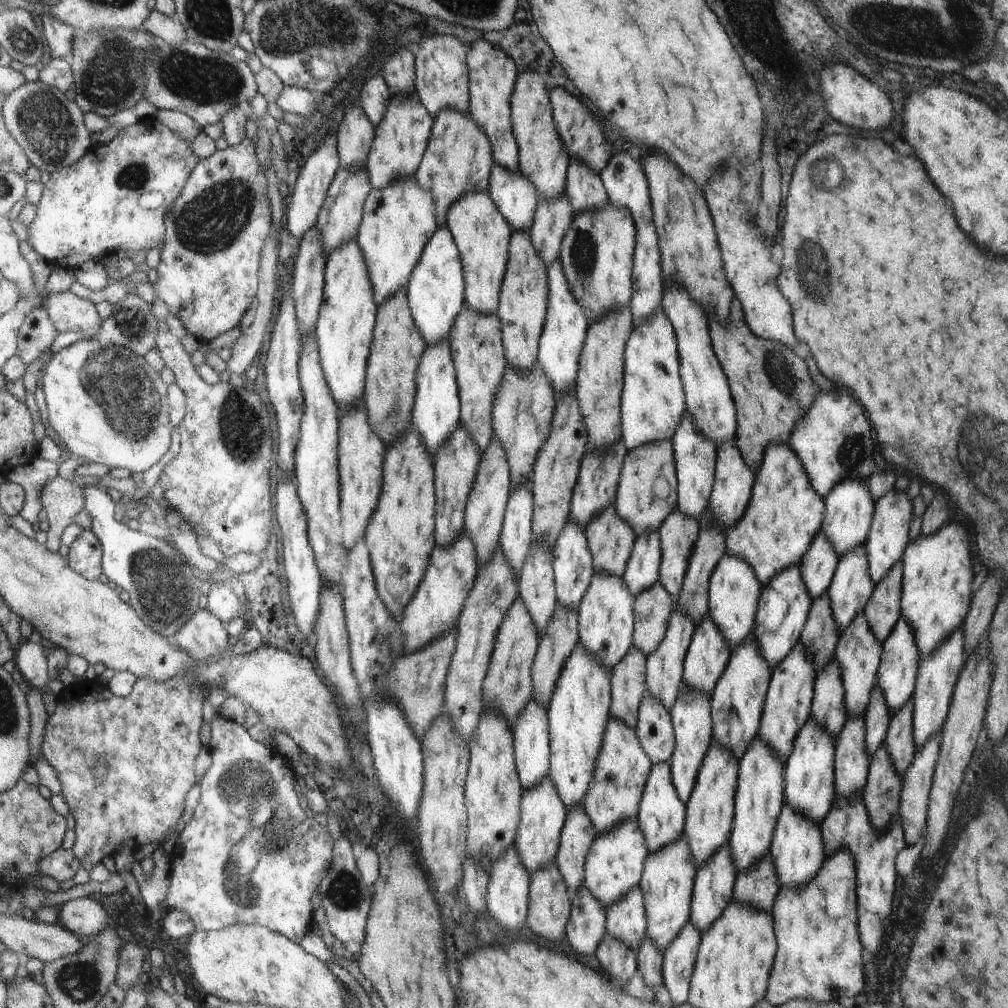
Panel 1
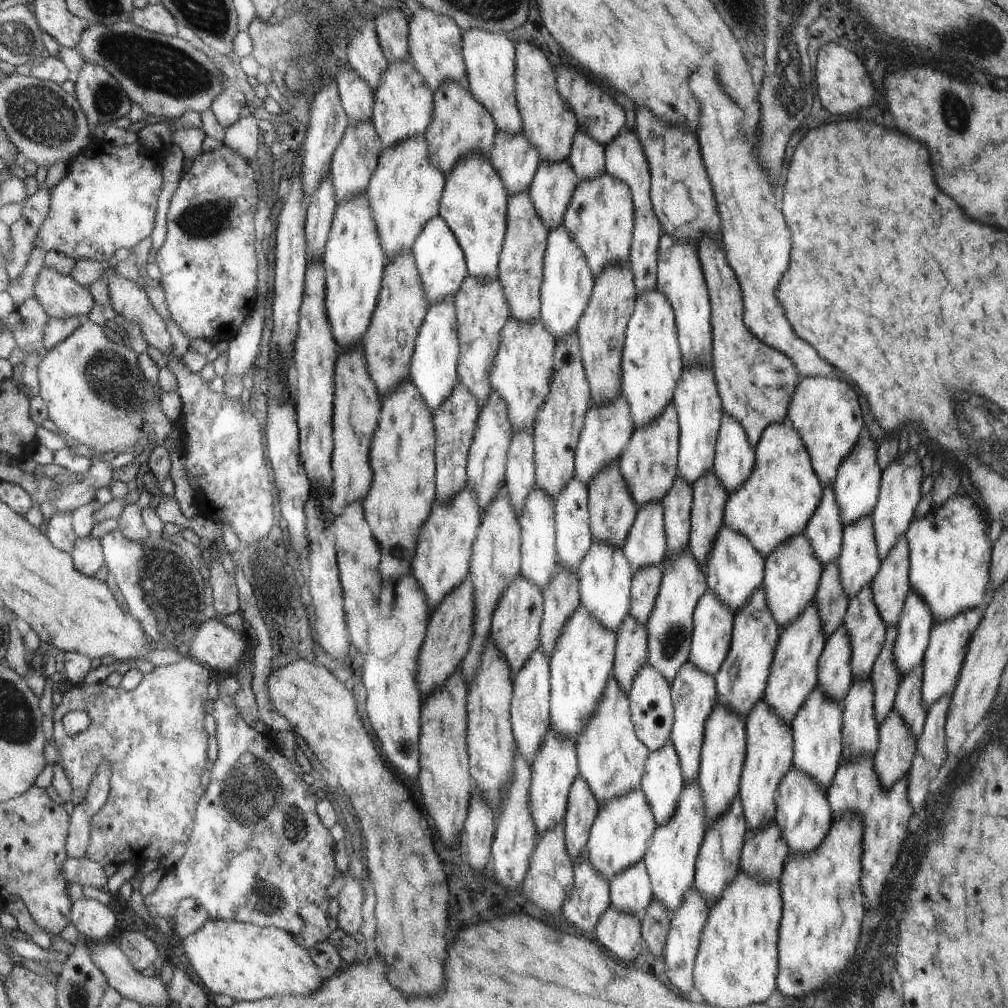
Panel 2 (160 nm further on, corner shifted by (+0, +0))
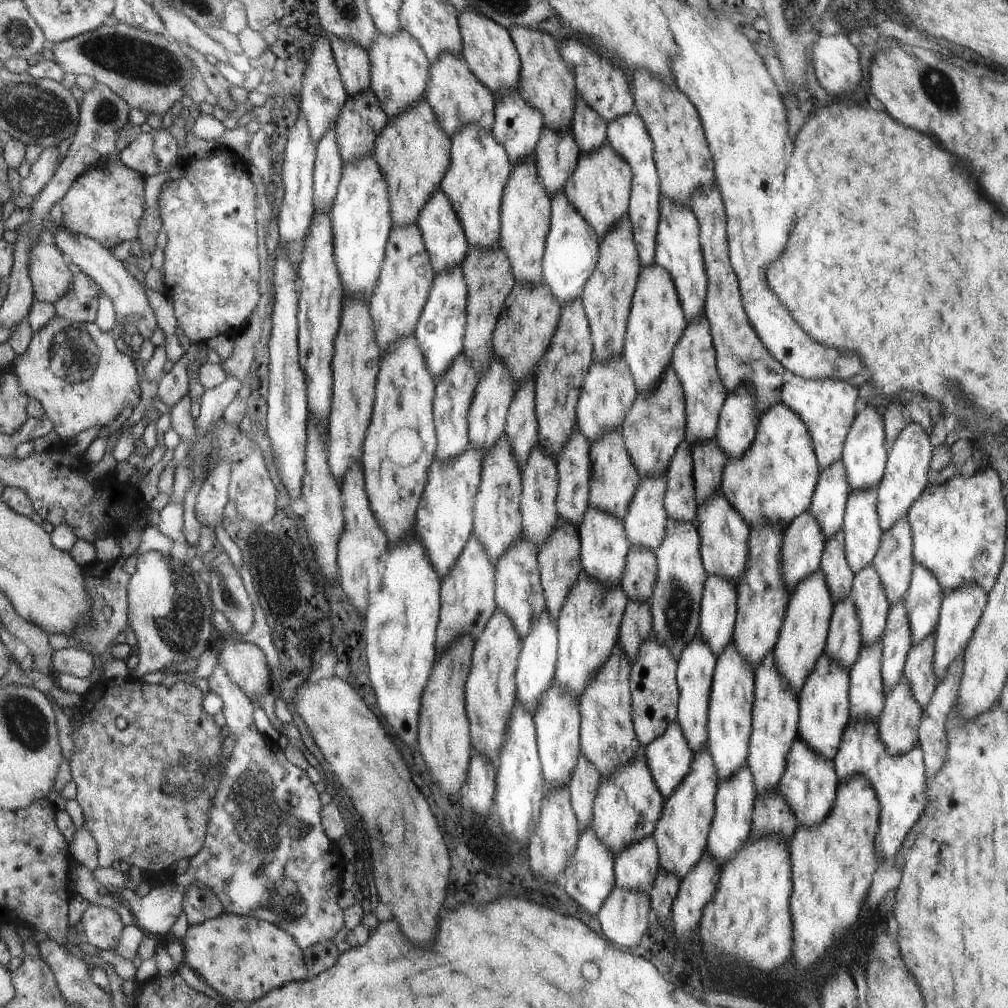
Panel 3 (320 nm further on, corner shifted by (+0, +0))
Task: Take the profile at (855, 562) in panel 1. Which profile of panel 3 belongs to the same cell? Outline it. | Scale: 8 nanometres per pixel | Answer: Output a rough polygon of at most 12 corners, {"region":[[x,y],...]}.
{"region":[[877,486],[853,490],[843,522],[854,574],[873,564],[883,541]]}

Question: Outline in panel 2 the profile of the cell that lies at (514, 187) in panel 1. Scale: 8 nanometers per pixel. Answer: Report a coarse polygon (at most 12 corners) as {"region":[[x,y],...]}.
{"region":[[497,132],[489,159],[509,196],[529,190],[541,164],[522,132]]}

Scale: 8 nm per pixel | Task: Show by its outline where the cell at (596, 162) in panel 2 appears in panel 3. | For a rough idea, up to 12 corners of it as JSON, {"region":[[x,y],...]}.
{"region":[[579,100],[570,132],[581,154],[602,148],[607,124]]}

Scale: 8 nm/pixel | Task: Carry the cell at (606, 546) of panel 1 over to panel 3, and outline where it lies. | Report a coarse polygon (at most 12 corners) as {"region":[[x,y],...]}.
{"region":[[621,430],[590,451],[590,508],[624,523],[641,482]]}

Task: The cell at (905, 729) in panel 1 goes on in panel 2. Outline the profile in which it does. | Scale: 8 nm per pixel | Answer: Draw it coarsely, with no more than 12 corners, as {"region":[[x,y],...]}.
{"region":[[923,665],[902,676],[896,711],[917,740],[927,710],[921,697]]}

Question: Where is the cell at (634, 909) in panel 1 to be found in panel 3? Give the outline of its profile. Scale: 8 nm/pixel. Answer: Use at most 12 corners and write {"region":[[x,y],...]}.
{"region":[[653,836],[615,854],[615,886],[646,891],[659,875]]}

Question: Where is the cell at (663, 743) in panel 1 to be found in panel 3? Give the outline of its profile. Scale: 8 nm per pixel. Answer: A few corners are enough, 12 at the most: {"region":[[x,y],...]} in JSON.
{"region":[[642,642],[629,686],[635,734],[651,745],[676,724],[678,663]]}

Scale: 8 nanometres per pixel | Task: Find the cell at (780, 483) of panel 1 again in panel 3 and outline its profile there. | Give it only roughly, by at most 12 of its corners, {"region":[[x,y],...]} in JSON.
{"region":[[776,402],[720,490],[749,527],[786,529],[820,476],[807,426]]}

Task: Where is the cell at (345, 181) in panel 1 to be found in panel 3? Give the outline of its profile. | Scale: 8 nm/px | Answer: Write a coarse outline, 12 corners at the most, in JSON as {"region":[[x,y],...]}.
{"region":[[371,90],[349,97],[334,128],[343,164],[372,153],[387,114]]}

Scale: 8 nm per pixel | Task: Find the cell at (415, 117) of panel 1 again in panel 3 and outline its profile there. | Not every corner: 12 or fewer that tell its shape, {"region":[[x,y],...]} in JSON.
{"region":[[402,29],[379,34],[370,89],[388,123],[425,101],[431,66]]}

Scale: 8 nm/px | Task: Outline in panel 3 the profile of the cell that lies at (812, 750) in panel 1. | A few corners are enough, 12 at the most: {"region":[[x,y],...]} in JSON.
{"region":[[825,652],[798,696],[800,737],[834,760],[852,718],[849,670]]}

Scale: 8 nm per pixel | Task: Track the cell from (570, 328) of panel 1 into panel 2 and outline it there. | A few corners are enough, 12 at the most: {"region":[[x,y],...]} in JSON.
{"region":[[564,224],[547,238],[544,314],[556,344],[576,331],[595,274]]}

